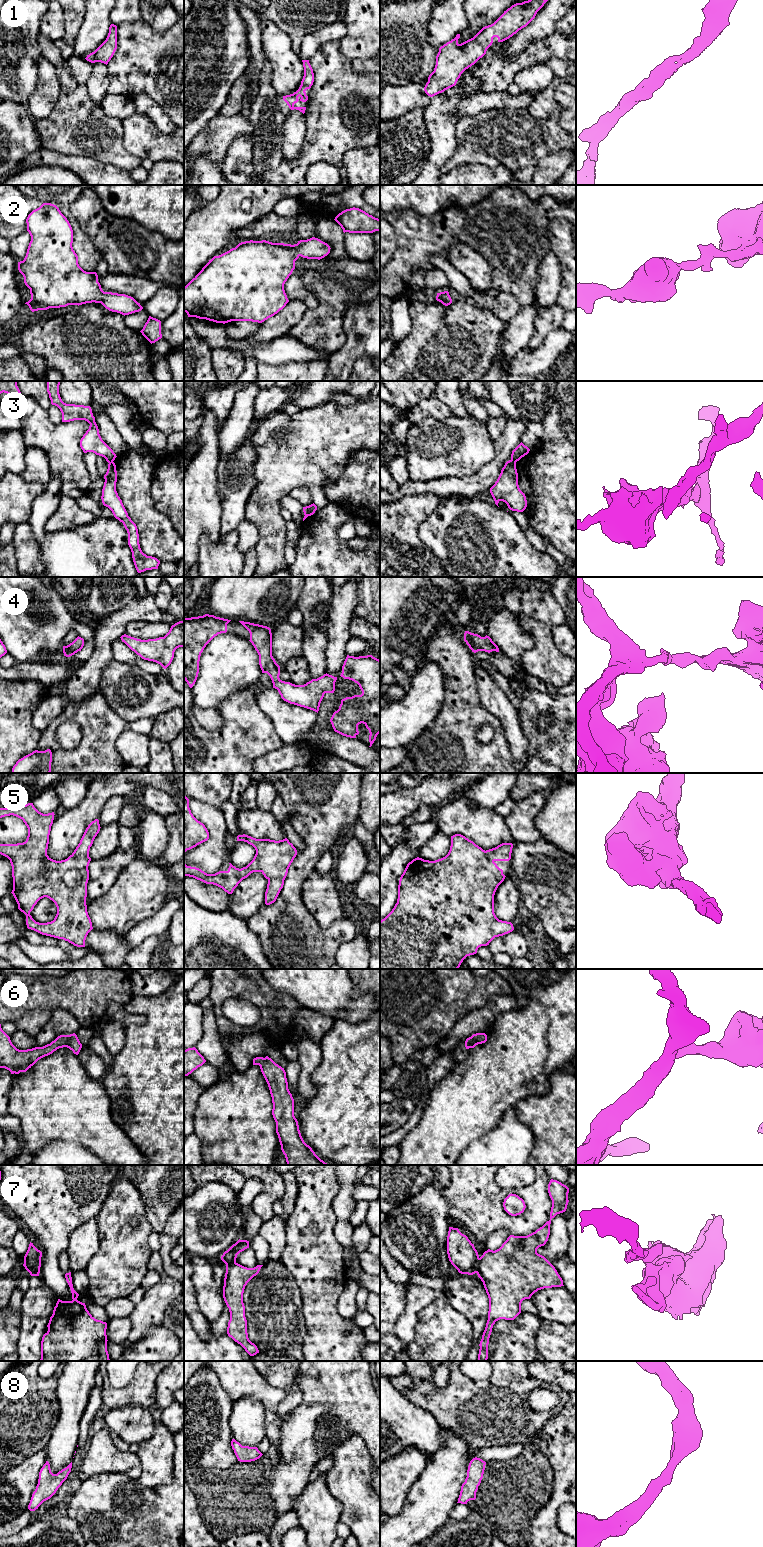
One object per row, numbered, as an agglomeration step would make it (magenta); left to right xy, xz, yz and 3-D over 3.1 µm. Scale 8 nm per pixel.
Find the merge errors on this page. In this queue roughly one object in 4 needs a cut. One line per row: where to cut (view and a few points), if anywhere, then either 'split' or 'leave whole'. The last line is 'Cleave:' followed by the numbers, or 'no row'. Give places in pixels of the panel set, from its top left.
1: no cut; leave whole
2: no cut; leave whole
3: cut in yz along (511, 459), (515, 463); split
4: no cut; leave whole
5: no cut; leave whole
6: no cut; leave whole
7: cut in yz along (479, 1258), (476, 1264), (476, 1272); split
8: no cut; leave whole
Cleave: 3, 7

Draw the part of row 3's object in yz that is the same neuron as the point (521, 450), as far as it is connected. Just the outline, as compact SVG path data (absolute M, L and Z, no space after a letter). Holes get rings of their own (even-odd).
M522 442L512 451L511 460L515 463L529 453L530 449Z

